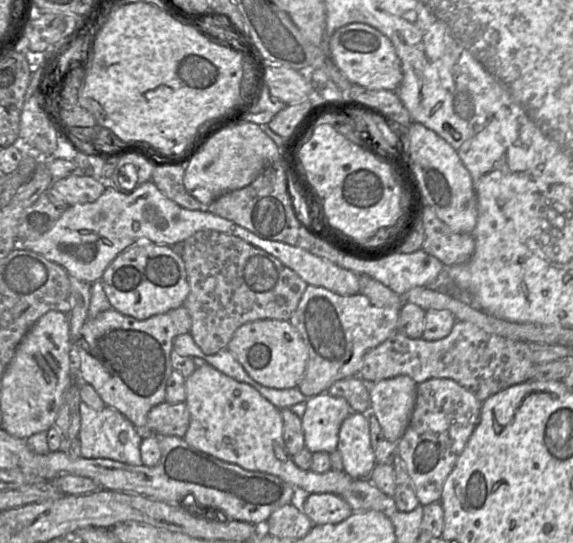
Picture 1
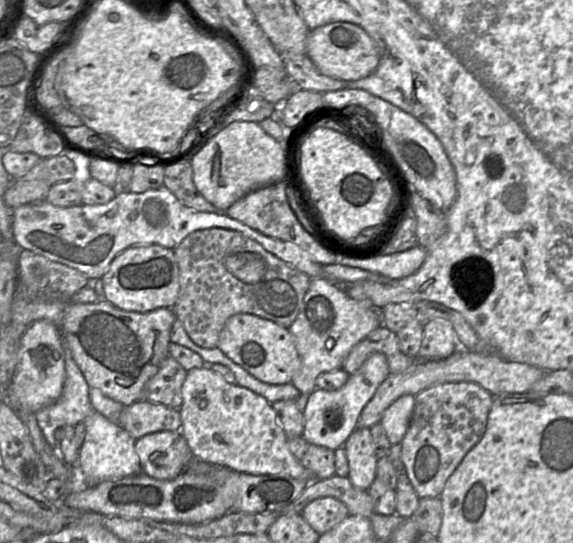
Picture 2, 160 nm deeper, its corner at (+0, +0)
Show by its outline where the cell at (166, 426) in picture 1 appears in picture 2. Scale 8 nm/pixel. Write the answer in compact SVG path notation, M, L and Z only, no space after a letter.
M146 400L124 406L117 422L135 440L155 432L181 431L179 409Z

